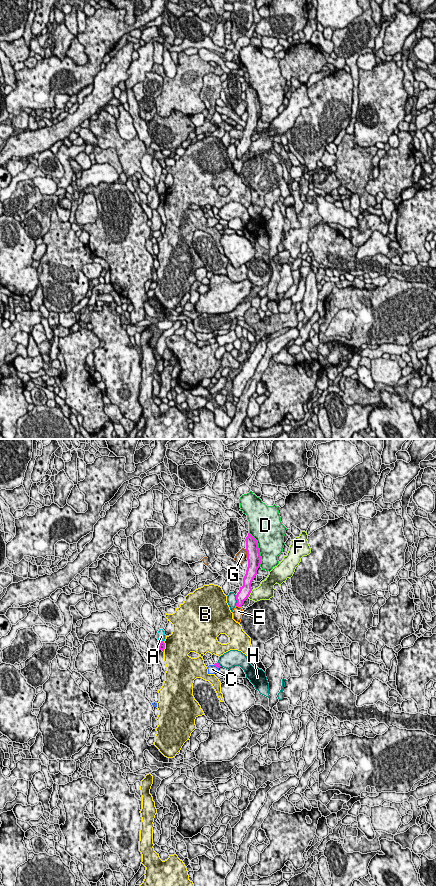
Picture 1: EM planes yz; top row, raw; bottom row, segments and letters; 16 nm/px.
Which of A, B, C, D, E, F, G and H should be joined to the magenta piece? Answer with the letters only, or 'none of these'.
none of these

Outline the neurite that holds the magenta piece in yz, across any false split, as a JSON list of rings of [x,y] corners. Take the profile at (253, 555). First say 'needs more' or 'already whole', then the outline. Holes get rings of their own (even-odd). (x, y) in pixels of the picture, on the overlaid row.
already whole | [[[248,533],[248,536],[245,539],[246,541],[246,551],[247,551],[247,560],[248,567],[246,574],[243,578],[243,586],[240,587],[239,592],[236,595],[236,606],[242,607],[244,601],[249,597],[252,588],[251,584],[257,575],[257,570],[261,564],[261,556],[258,548],[257,540]]]

